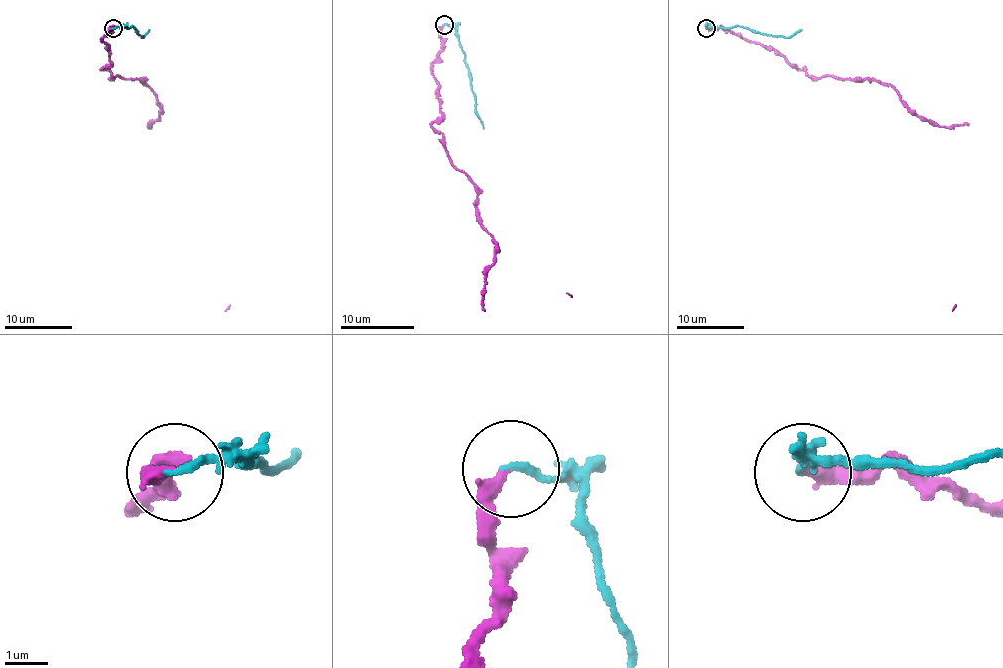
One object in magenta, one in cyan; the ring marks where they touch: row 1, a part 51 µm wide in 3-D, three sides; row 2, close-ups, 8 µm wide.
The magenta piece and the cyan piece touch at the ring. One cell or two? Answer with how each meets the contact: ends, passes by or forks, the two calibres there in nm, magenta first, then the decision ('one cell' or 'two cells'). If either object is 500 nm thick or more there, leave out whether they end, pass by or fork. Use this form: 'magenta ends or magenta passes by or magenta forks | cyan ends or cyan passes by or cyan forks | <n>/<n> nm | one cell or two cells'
magenta ends | cyan ends | 280/180 nm | two cells

